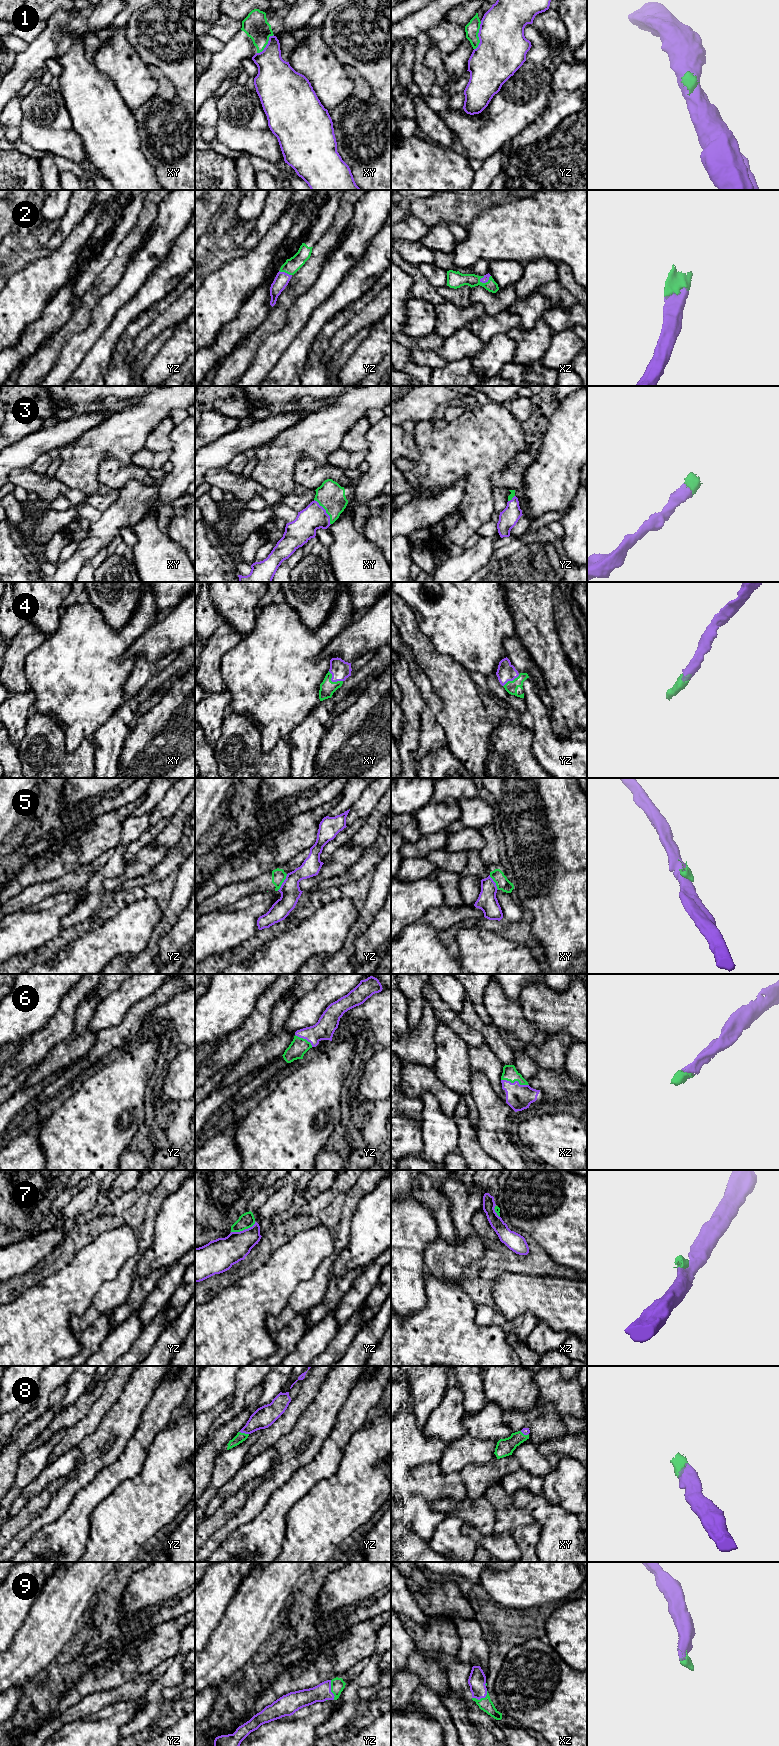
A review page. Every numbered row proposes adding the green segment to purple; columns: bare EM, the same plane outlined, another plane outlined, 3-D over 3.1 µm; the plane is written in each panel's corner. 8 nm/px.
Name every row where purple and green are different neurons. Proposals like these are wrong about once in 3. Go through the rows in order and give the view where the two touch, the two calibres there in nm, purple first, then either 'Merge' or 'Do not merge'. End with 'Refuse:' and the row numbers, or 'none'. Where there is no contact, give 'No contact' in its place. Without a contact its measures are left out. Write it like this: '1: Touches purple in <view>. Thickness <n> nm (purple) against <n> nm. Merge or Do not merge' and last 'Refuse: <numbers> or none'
1: Touches purple in yz. Thickness 380 nm (purple) against 110 nm. Do not merge
2: Touches purple in xz. Thickness 50 nm (purple) against 130 nm. Merge
3: Touches purple in xy. Thickness 200 nm (purple) against 220 nm. Merge
4: Touches purple in xy. Thickness 160 nm (purple) against 120 nm. Merge
5: Touches purple in yz. Thickness 160 nm (purple) against 110 nm. Do not merge
6: Touches purple in xz. Thickness 200 nm (purple) against 120 nm. Merge
7: Touches purple in yz. Thickness 240 nm (purple) against 120 nm. Do not merge
8: Touches purple in yz. Thickness 170 nm (purple) against 80 nm. Merge
9: Touches purple in yz. Thickness 140 nm (purple) against 110 nm. Merge
Refuse: 1, 5, 7

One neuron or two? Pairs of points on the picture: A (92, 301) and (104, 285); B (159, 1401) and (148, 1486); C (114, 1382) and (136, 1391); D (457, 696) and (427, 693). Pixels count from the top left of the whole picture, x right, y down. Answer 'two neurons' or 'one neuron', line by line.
A: one neuron
B: two neurons
C: two neurons
D: two neurons

